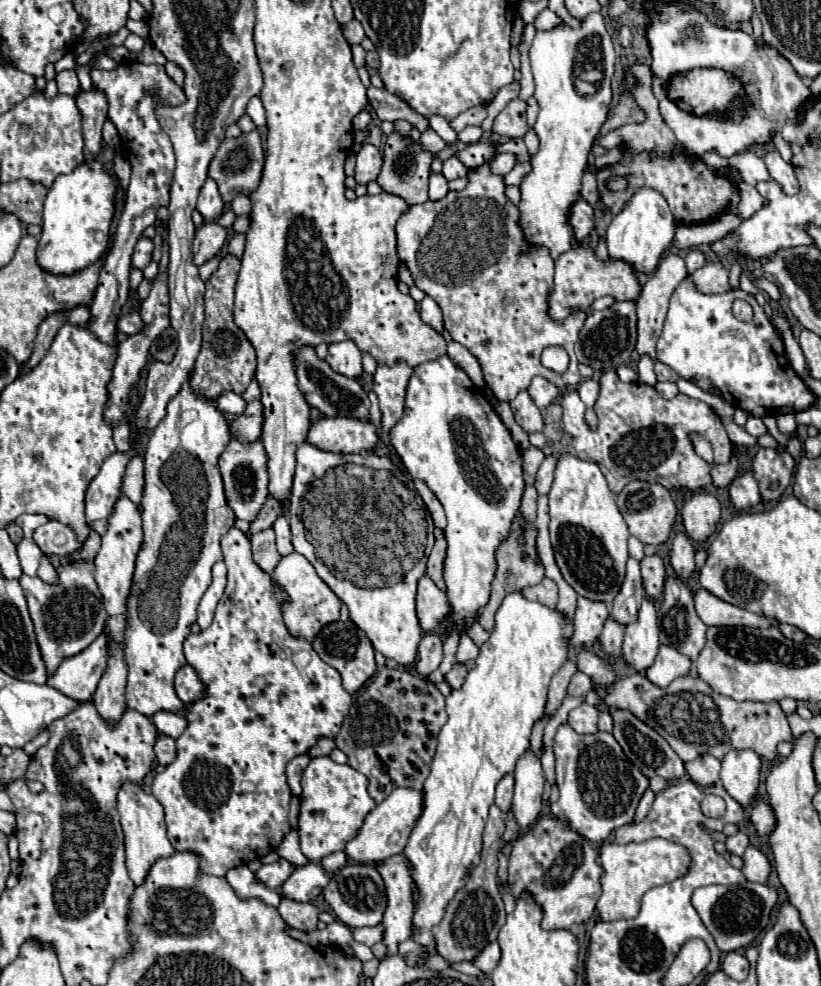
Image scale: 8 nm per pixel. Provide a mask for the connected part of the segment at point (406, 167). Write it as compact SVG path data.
M393 132L387 136L387 146L385 146L385 158L383 158L383 168L377 176L379 186L395 196L405 198L409 204L421 204L427 202L427 180L429 180L429 164L433 156L429 152L423 152L419 142L407 144L401 134Z

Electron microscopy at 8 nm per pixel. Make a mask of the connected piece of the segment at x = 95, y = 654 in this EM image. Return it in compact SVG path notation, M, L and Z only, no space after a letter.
M101 634L89 648L71 658L65 658L59 668L47 678L47 684L77 702L91 700L105 670L105 662L107 646L105 634Z

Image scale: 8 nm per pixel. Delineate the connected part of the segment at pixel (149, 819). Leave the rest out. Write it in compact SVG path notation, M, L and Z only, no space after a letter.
M125 784L125 788L121 788L117 800L119 800L117 810L121 814L121 826L123 826L123 832L125 832L125 864L127 864L127 872L129 872L129 878L133 880L133 884L139 886L139 884L145 882L149 868L159 858L173 856L175 848L171 846L171 842L167 838L163 806L157 802L155 796L145 794L141 788L137 788L133 784Z

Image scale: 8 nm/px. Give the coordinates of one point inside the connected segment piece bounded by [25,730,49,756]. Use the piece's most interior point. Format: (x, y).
(41, 740)

